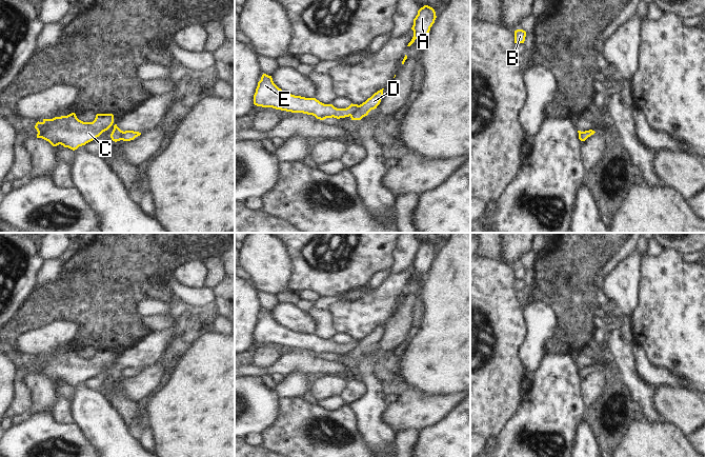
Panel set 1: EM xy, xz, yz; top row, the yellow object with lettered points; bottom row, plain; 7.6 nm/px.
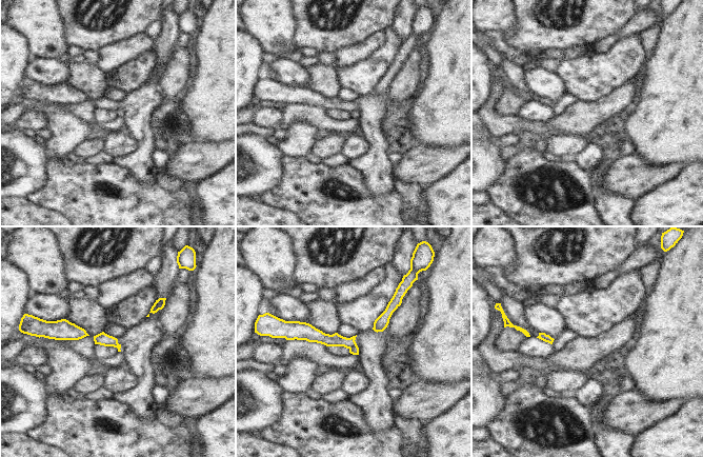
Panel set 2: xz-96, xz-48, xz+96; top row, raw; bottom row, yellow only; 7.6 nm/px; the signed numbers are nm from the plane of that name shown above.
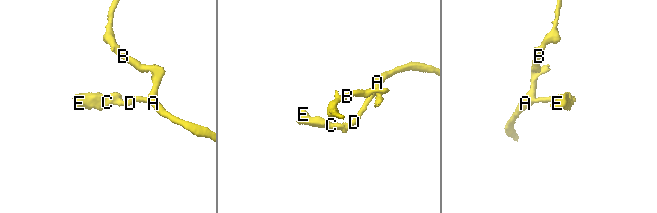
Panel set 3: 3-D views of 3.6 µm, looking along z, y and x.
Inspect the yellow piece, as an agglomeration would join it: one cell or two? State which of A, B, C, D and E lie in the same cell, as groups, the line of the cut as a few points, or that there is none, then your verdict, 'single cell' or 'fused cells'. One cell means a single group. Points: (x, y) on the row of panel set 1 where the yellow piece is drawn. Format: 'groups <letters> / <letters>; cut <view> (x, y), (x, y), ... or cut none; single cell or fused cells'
groups A B D / C E; cut xz (359, 105), (350, 116); fused cells

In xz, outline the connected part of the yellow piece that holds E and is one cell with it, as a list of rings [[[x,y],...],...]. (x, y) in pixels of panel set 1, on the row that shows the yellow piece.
[[[263,74],[258,82],[254,95],[254,104],[262,107],[303,113],[312,115],[317,119],[345,118],[351,116],[358,108],[358,104],[350,104],[346,108],[337,108],[332,104],[324,104],[316,98],[305,98],[288,94],[279,88],[273,81],[271,76]]]

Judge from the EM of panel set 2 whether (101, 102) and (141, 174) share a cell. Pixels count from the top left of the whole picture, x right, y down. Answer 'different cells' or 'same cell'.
same cell

